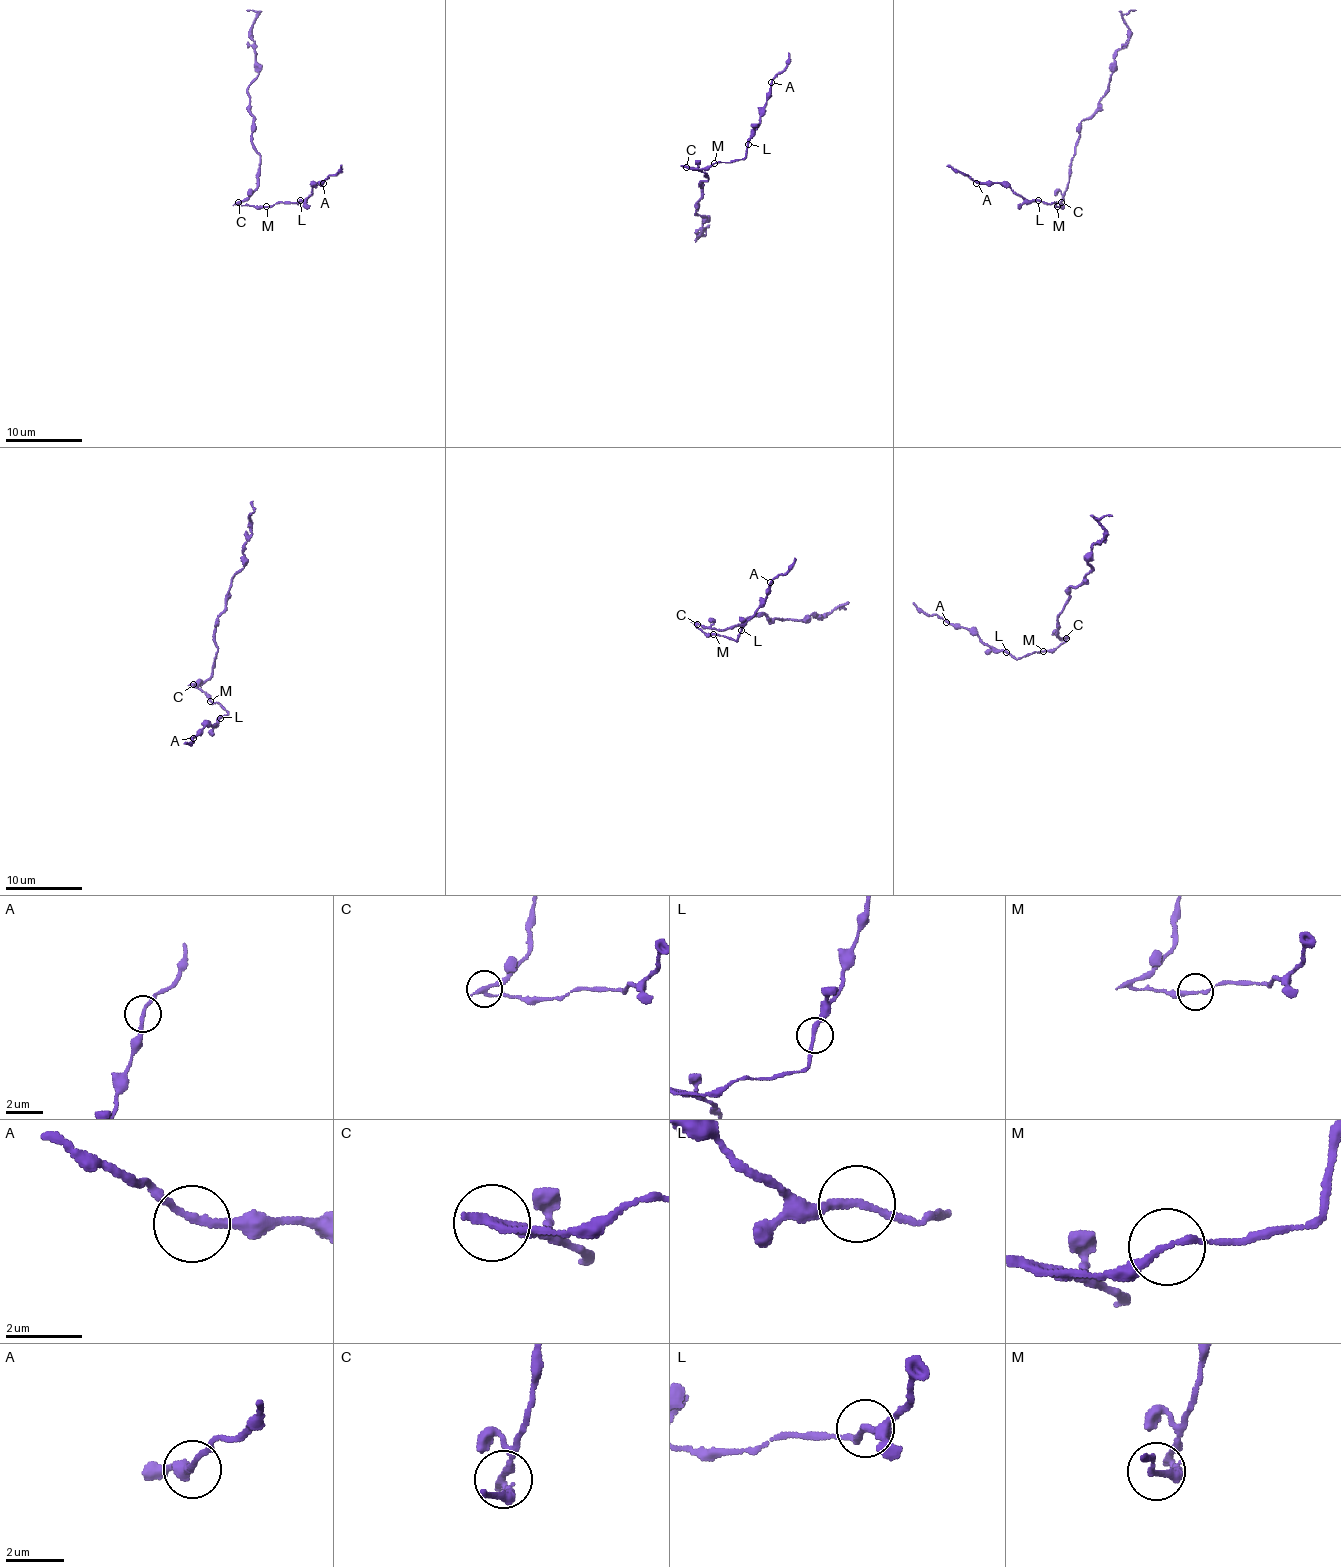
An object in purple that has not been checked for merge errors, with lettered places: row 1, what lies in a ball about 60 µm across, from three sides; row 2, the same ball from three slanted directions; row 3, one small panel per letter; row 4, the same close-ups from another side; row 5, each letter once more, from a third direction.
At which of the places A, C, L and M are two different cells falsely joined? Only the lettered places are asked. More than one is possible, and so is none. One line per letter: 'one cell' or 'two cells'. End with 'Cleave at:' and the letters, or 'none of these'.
A: one cell
C: two cells
L: one cell
M: one cell
Cleave at: C

